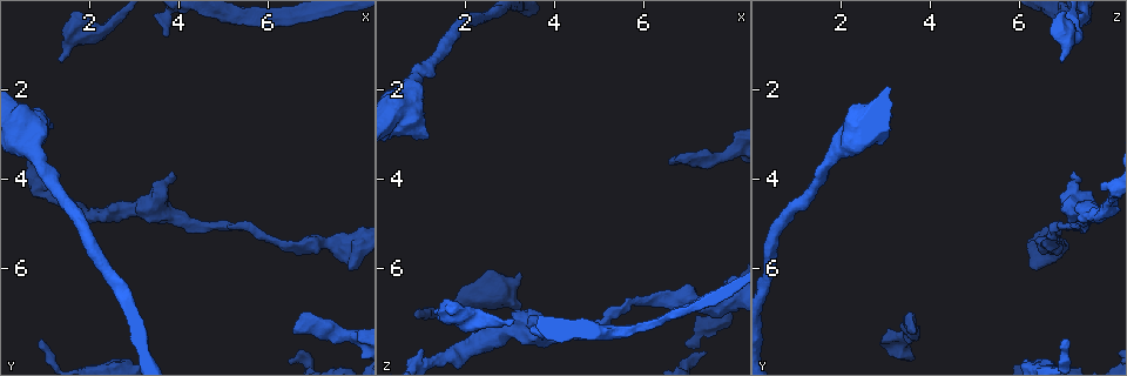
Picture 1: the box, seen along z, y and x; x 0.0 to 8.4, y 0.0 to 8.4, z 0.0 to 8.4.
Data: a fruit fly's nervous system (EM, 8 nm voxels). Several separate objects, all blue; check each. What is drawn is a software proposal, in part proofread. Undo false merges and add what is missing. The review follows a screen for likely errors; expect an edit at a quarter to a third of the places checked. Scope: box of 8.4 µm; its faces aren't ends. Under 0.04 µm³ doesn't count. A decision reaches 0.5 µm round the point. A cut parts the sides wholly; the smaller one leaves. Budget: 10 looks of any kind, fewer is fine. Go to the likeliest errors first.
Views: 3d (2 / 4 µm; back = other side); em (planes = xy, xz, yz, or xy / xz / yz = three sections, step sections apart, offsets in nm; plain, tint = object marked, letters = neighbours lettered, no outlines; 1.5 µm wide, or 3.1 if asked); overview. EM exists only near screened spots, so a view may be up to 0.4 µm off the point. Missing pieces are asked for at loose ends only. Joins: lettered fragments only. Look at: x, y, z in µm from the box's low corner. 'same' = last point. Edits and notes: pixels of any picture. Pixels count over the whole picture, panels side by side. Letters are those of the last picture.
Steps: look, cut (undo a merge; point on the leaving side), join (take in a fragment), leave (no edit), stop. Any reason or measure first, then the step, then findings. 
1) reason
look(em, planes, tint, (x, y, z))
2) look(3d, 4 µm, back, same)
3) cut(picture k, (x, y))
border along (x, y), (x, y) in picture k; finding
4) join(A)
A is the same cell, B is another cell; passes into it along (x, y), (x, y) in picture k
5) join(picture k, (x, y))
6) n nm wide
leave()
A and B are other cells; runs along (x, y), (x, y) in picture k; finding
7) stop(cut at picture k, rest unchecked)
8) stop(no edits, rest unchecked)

end of a long branch
look(em, xz, step 8, letters, (6.55, 7.45, 3.65))

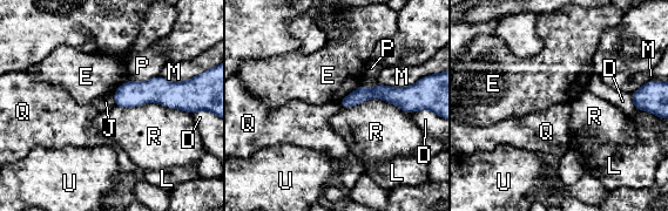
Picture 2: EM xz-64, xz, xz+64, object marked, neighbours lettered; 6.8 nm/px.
cut it another way
look(em, planes, letters, same)

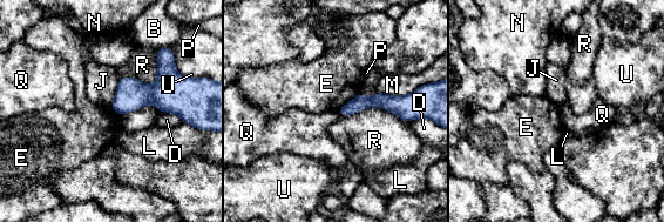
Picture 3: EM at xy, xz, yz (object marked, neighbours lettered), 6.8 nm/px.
R touches over 340 nm
leave()
B, D, E, J, L, M, N, P, Q, R and U are other cells; runs along (341, 110), (390, 102), (406, 118) in picture 3; none of them fits

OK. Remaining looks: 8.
branch stops here
look(3d, 2 µm, back, (1.35, 1.35, 6.95))

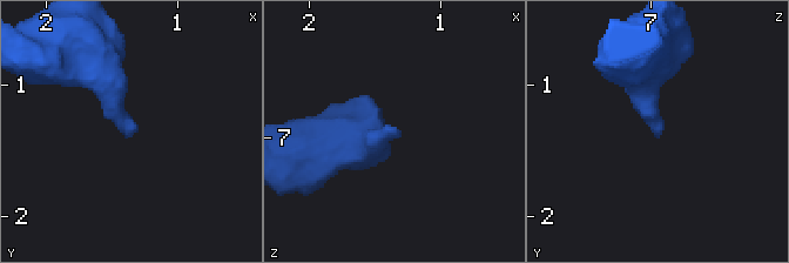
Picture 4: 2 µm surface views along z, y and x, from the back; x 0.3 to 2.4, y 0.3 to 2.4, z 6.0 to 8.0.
shape alone is not enough
look(em, xz, step 4, tint, (1.32, 1.38, 6.94))

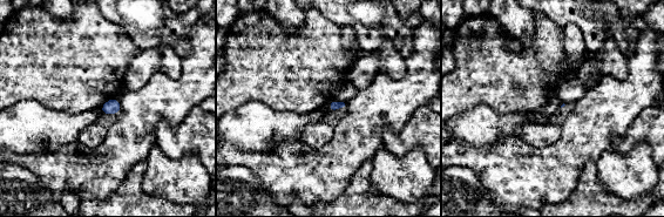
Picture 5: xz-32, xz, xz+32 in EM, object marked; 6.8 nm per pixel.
another direction
look(em, planes, letters, same)

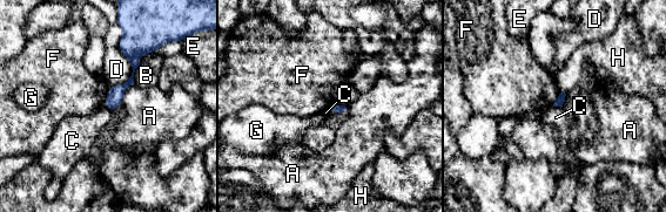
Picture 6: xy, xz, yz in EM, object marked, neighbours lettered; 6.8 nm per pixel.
D touches over 420 nm
leave()
A, B, C, D, E, F, G and H are other cells; border along (103, 104), (114, 111) in picture 6; no lettered fragment goes on from it

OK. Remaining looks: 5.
free end
look(em, yz, step 4, tint, (0.85, 7.65, 7.10))

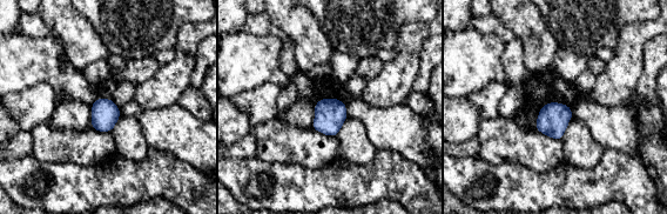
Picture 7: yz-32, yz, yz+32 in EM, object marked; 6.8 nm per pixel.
cut it another way
look(em, planes, letters, same)

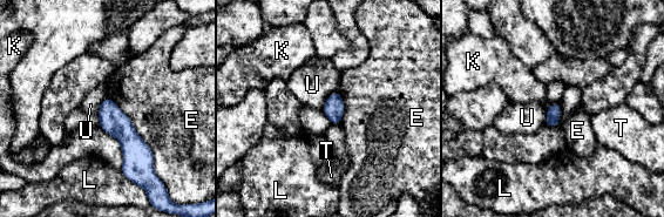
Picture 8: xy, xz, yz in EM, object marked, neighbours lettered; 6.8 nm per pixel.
E touches over 550 nm
leave()
E, K, L, T and U are other cells; runs along (107, 101), (129, 138), (124, 170) in picture 8; no lettered fragment goes on from it

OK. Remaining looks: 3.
stops while still wide
look(3d, 4 µm, (1.15, 2.85, 3.05))

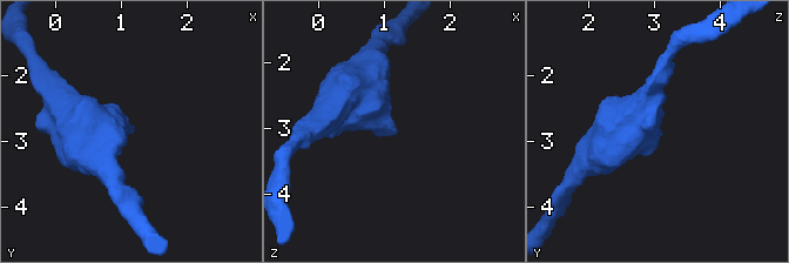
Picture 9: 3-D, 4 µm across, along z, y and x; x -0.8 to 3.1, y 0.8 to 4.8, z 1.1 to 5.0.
shape alone is not enough
look(em, yz, step 8, letters, (1.20, 2.85, 3.05))

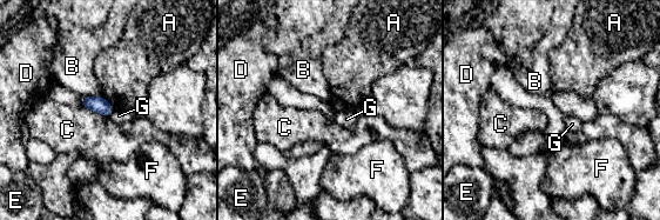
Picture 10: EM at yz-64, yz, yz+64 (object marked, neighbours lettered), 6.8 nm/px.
leave()
A, B, C, D, E, F and G are other cells; border along (114, 110), (108, 117) in picture 10; no lettered fragment goes on from it

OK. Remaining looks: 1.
stop(no edits, rest unchecked)

